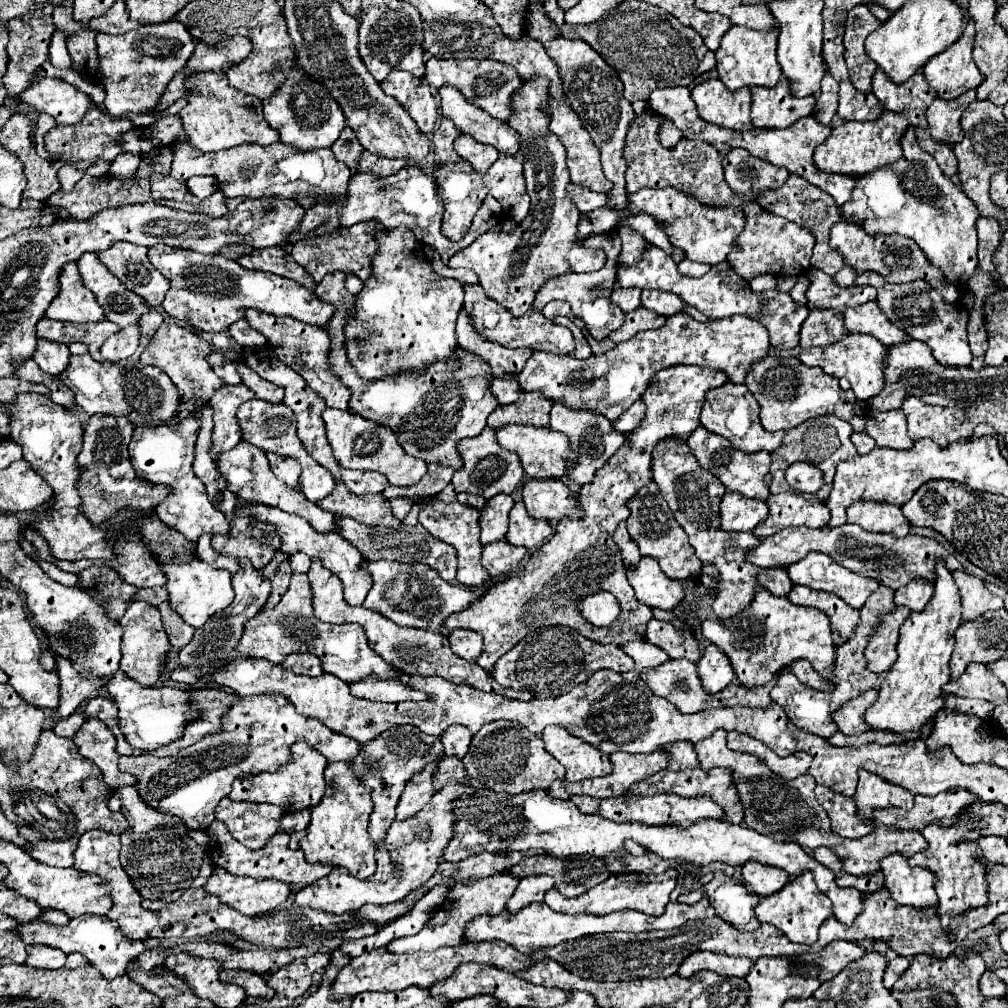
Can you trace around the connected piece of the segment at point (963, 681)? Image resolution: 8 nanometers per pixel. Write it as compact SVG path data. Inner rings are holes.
M969 664L967 672L963 672L959 680L951 680L947 686L943 686L943 692L965 698L989 700L995 706L1007 702L1005 686L985 668L985 664Z

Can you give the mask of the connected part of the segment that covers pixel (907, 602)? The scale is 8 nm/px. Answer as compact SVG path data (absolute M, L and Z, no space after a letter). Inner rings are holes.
M911 580L911 584L895 590L895 604L909 606L911 610L923 610L933 596L933 584L927 580Z

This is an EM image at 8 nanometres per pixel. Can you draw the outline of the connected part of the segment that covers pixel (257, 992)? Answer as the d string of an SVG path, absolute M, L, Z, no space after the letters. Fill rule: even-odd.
M231 970L231 972L219 972L221 982L231 982L239 984L245 988L247 996L261 996L261 998L271 999L275 992L263 982L263 976L257 972L243 972L243 970Z

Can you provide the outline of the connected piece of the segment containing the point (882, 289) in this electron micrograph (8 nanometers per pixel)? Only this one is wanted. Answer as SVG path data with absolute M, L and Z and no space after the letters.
M863 272L857 276L855 284L871 284L877 288L877 304L881 308L881 312L893 322L899 324L899 328L903 328L903 332L907 332L911 338L925 342L931 350L935 360L941 366L969 366L973 356L967 344L967 322L969 322L969 312L961 306L961 304L949 304L941 298L939 292L935 292L925 280L913 280L909 284L881 284L881 276L875 272Z

